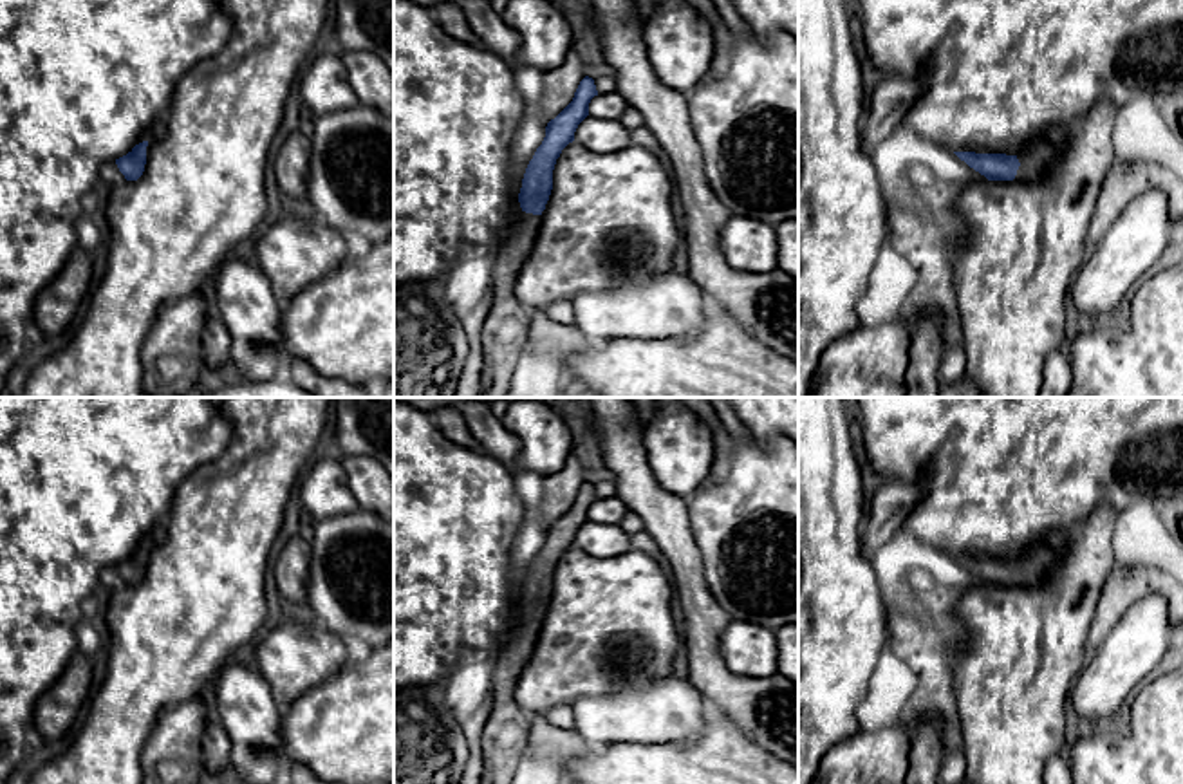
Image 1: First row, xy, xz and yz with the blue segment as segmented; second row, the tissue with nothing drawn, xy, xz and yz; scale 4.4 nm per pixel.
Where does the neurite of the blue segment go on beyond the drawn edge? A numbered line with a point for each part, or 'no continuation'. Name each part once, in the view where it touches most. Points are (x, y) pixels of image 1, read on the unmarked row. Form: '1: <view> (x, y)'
1: yz (1035, 568)

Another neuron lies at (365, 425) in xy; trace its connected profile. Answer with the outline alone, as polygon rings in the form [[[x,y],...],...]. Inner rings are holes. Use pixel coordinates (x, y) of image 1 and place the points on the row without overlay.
[[[334,397],[341,455],[376,459],[394,477],[394,397]]]

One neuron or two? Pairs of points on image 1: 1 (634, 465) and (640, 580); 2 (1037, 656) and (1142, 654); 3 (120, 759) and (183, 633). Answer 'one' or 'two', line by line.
1: two
2: two
3: one

